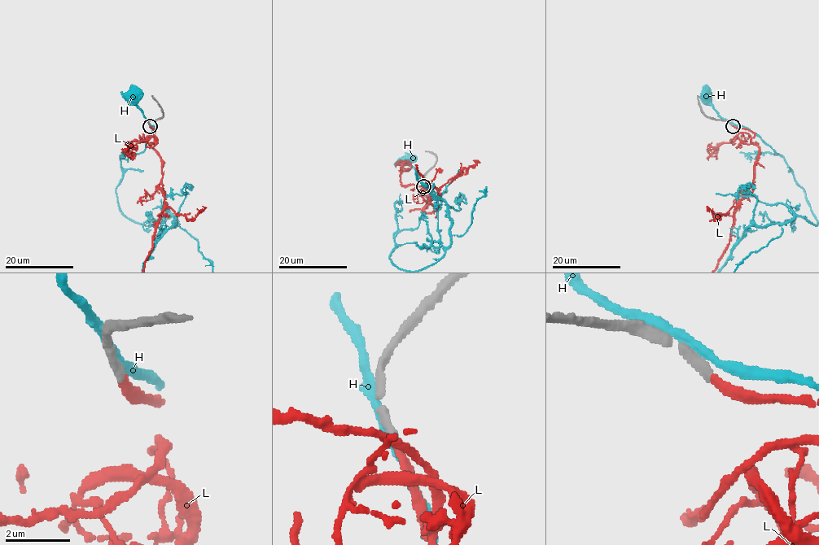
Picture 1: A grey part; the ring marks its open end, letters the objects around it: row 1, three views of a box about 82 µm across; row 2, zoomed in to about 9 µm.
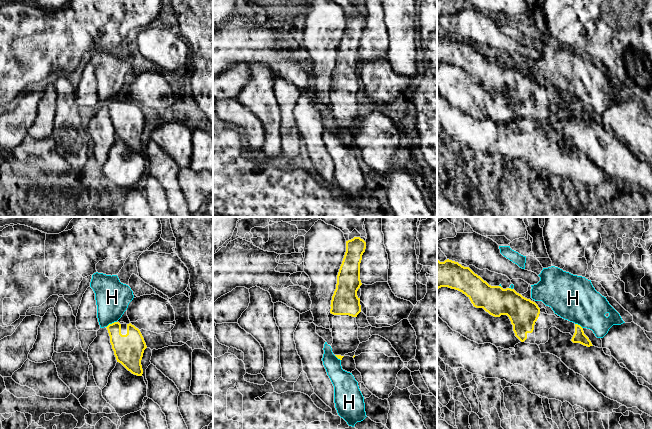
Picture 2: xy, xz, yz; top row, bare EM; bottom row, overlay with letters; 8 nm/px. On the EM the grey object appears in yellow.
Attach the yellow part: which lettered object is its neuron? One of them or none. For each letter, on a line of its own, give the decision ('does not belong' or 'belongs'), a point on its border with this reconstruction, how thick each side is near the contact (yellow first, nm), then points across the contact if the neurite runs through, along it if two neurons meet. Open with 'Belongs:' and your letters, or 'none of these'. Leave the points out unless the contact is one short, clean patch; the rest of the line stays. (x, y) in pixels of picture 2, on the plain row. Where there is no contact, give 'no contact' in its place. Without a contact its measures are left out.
Belongs: L
H: does not belong | xy (112, 99) | 240/280 nm
L: belongs | no contact

